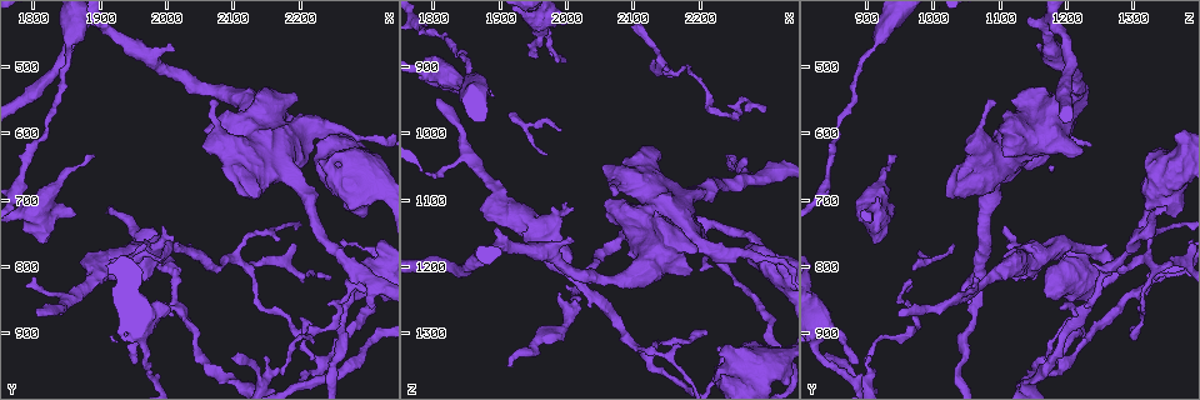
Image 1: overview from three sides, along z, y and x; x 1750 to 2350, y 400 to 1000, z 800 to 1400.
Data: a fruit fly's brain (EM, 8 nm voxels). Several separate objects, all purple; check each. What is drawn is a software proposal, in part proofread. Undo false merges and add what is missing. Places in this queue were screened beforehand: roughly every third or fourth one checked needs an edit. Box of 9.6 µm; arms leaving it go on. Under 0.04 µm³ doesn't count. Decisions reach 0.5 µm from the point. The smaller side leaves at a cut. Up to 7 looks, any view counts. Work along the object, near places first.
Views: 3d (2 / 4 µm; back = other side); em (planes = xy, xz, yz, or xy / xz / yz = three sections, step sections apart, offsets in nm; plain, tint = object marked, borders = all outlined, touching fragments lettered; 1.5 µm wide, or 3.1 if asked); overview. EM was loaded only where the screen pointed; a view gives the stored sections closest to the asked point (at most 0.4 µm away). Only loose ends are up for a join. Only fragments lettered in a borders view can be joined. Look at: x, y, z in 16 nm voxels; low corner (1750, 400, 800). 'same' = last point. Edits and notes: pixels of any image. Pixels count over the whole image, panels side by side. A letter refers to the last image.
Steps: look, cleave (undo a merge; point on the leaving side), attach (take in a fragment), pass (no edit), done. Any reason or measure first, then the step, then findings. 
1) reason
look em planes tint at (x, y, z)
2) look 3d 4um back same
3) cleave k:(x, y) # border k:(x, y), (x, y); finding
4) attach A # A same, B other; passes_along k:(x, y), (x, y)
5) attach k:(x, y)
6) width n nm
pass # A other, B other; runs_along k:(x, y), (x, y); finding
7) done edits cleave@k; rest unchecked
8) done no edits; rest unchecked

thin end
look em planes tint at (2295, 835, 965)

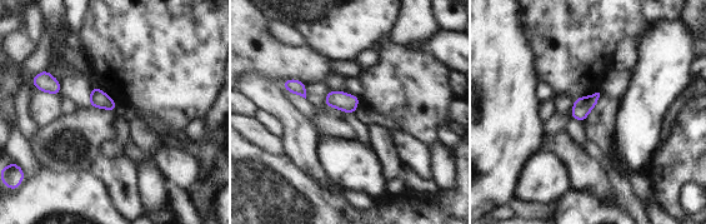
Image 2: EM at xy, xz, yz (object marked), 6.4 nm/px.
what lies round it
look em planes borders same

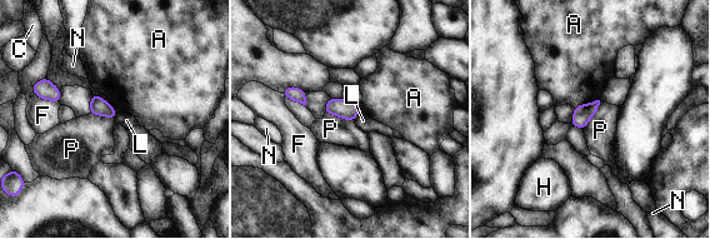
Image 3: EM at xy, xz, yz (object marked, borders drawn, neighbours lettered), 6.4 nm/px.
pass # A other, C other, F other, H other, L other, N other, P other; border 3:(325, 111), (354, 122); no lettered fragment goes on from it

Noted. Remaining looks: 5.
branch stops here
look em xy step 8 borders at (1805, 865, 950)

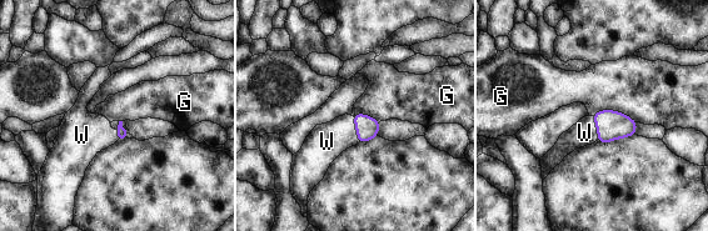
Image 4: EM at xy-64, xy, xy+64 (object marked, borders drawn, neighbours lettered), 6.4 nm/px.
look em planes borders same

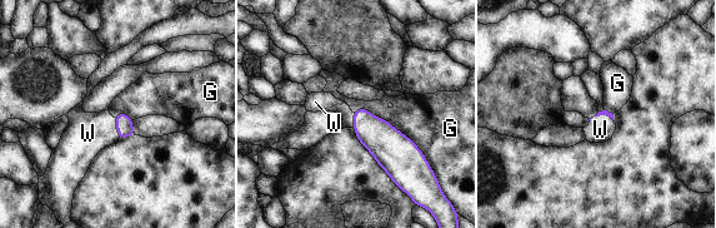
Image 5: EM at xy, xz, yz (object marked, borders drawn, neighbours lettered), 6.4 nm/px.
attach W # G other, W same; passes_along 5:(124, 123), (116, 128), (88, 133); the neuron continues

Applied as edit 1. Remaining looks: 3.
done edits attach@5; rest unchecked

